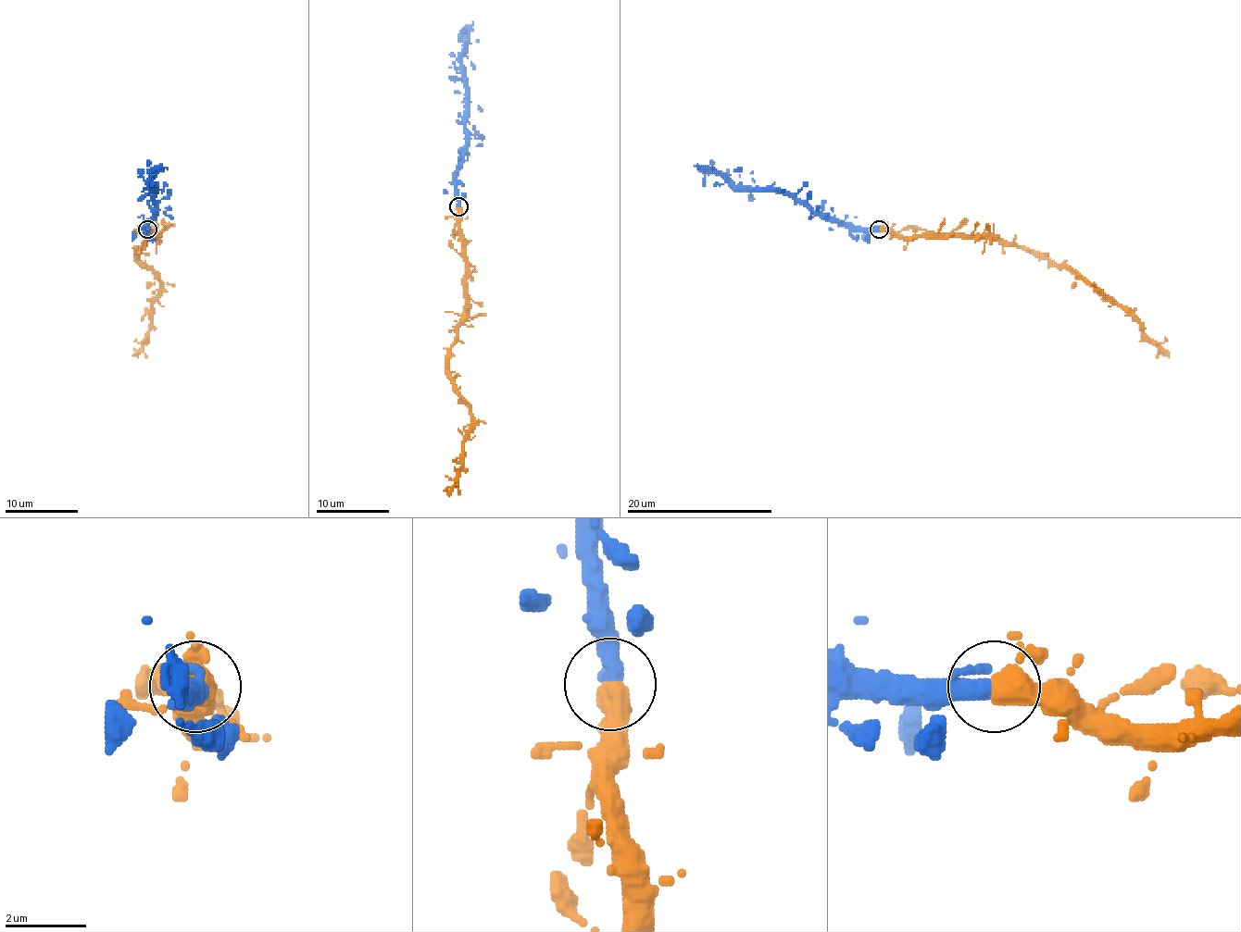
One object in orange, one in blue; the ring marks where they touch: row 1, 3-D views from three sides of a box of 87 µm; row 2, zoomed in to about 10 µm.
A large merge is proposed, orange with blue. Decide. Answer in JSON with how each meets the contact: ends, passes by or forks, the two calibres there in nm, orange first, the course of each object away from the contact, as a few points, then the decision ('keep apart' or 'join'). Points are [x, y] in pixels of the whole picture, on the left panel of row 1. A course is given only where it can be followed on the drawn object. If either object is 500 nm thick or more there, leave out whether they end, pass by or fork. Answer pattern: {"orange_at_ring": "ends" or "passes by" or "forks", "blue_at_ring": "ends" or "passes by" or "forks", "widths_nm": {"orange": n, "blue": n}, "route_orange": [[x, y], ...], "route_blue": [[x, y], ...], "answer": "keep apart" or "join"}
{"orange_at_ring": "passes by", "blue_at_ring": "passes by", "widths_nm": {"orange": 380, "blue": 300}, "route_orange": [[147, 229], [154, 237], [140, 248], [138, 255], [157, 277], [159, 288], [153, 303], [147, 342], [138, 357]], "route_blue": [[147, 229], [154, 215], [153, 171], [151, 186]], "answer": "join"}

